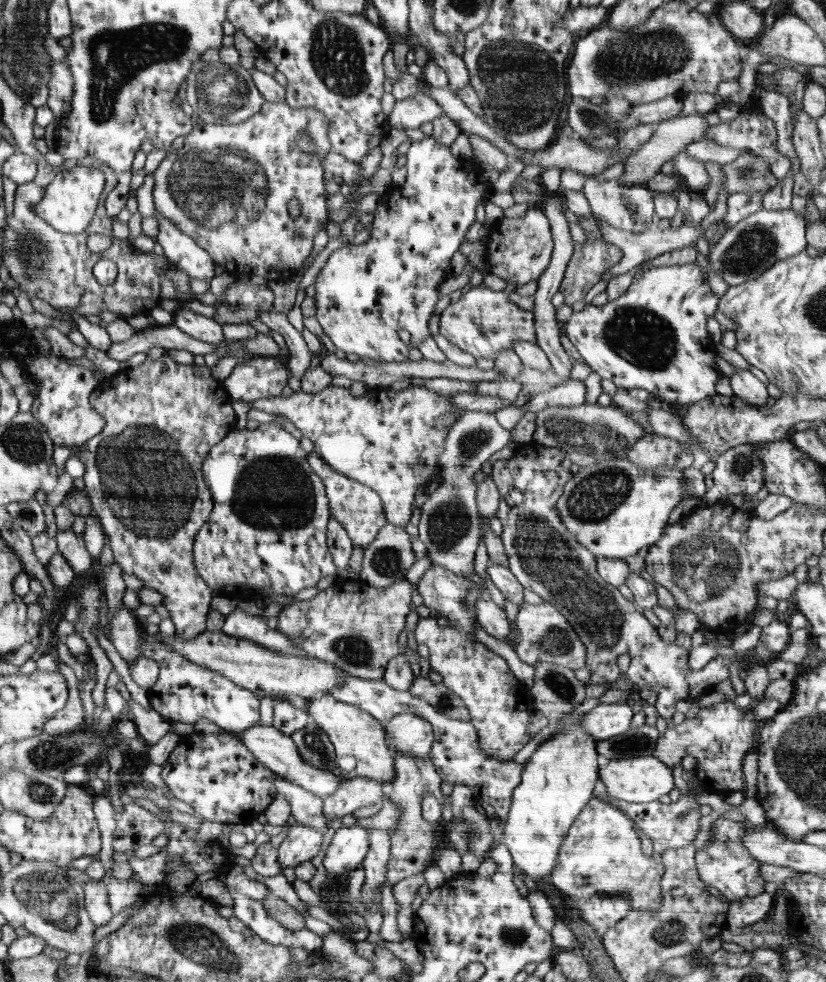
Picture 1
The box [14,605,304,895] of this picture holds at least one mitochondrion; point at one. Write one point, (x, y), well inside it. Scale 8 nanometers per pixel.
(51, 754)

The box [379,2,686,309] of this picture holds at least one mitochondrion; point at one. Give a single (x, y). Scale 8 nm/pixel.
(520, 98)

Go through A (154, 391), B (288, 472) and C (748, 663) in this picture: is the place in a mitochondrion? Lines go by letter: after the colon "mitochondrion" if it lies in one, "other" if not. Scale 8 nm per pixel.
A: other
B: mitochondrion
C: other

